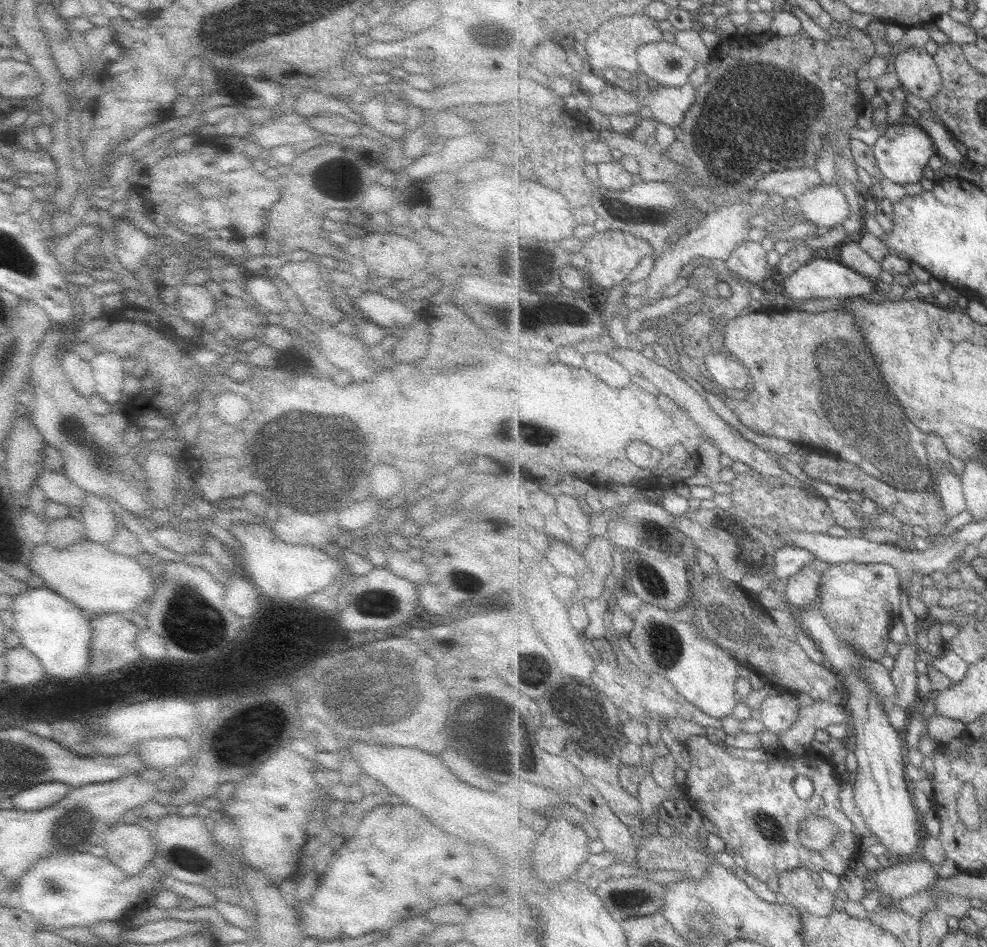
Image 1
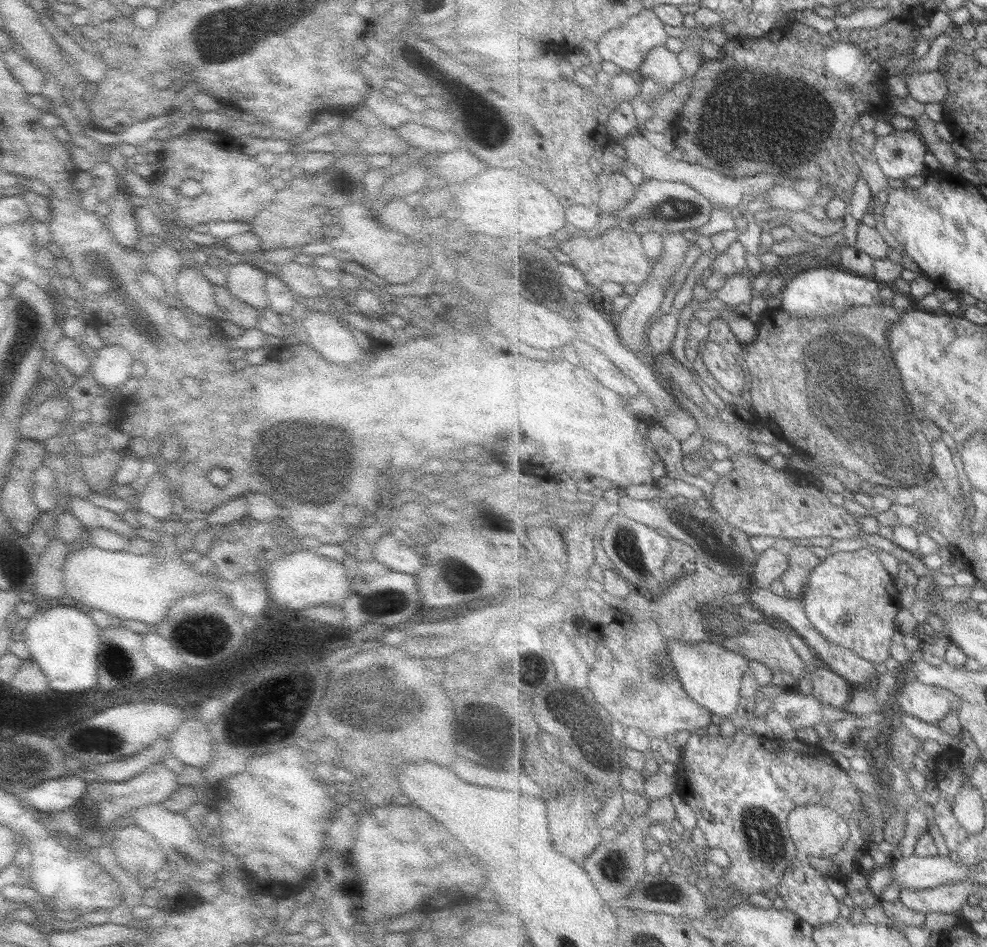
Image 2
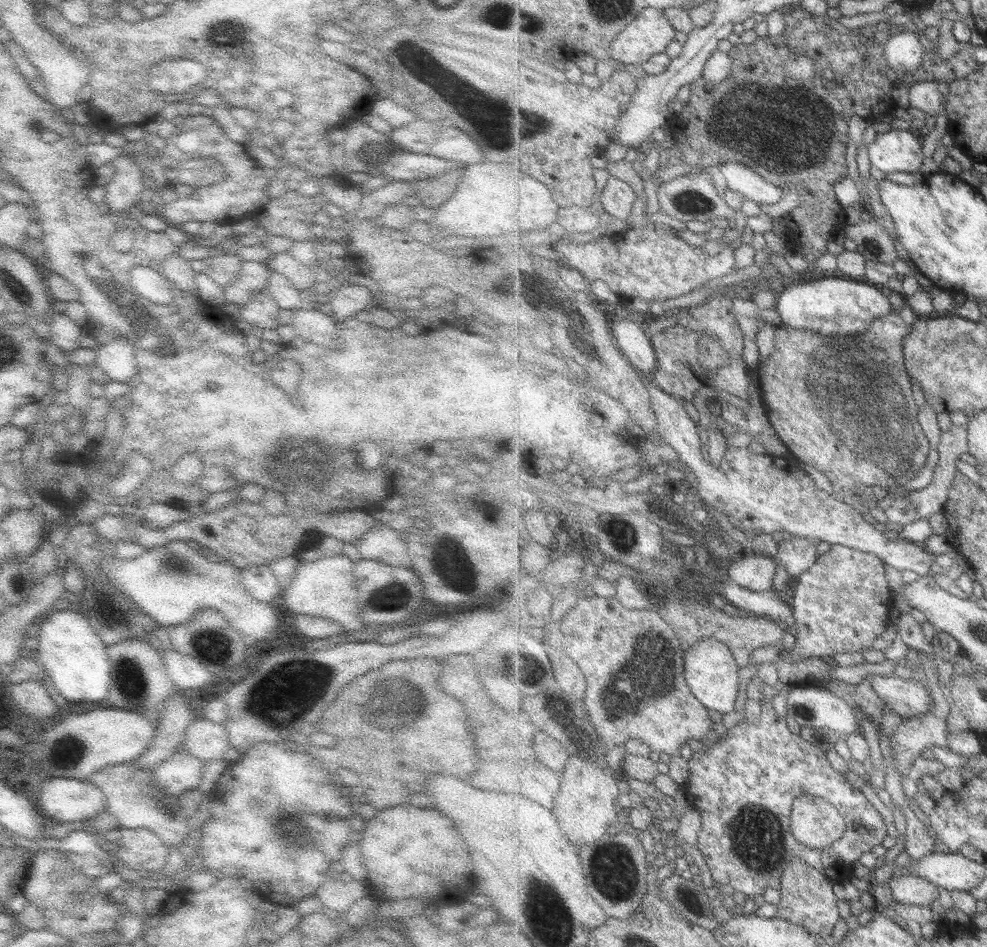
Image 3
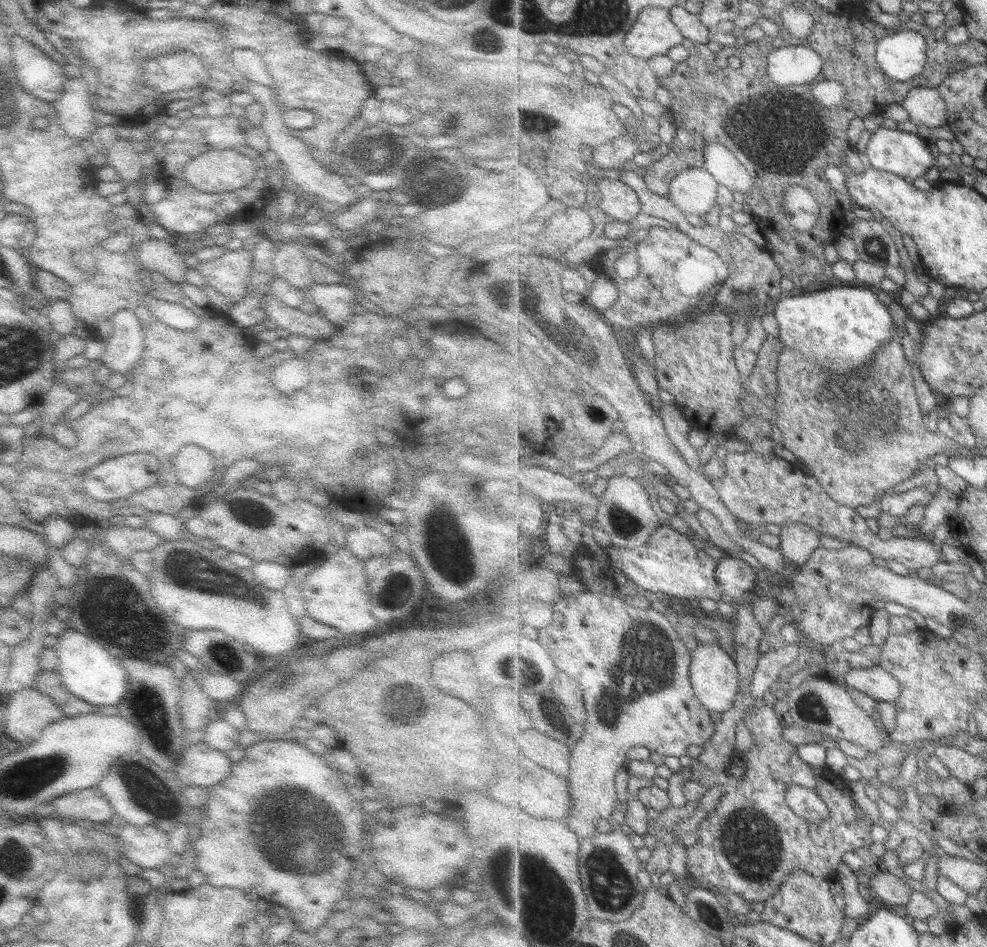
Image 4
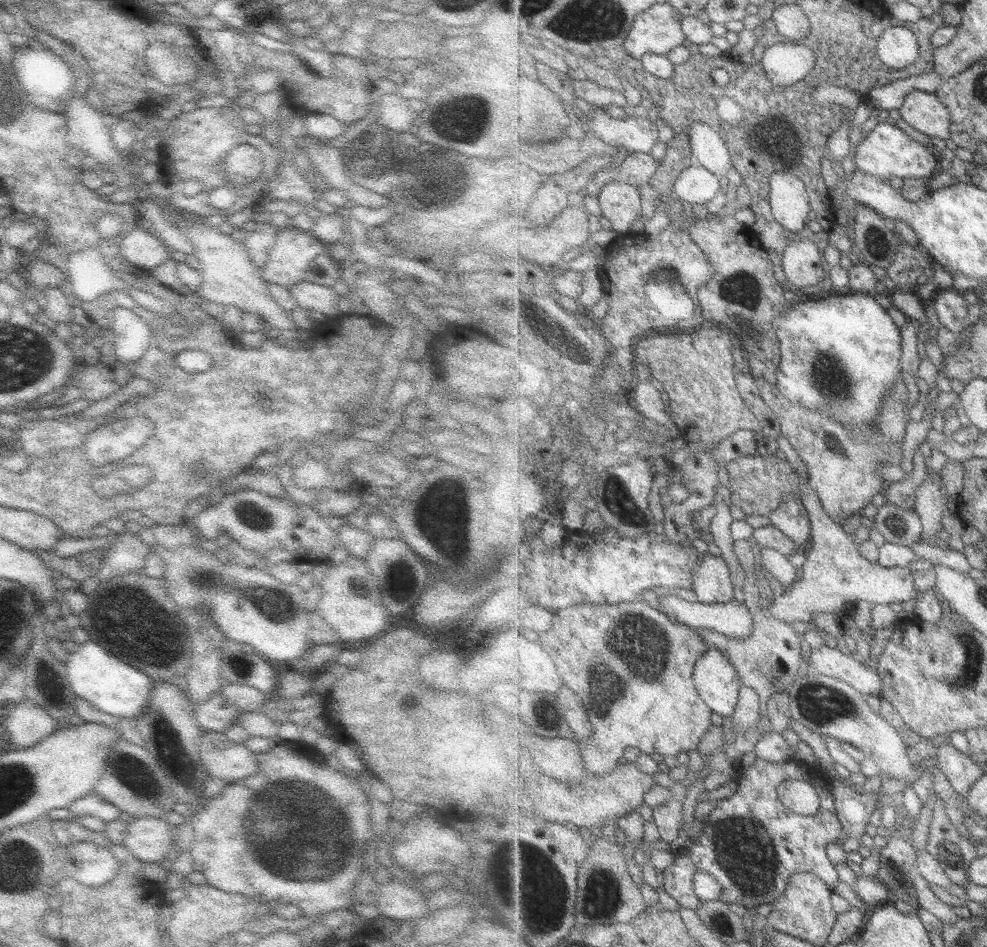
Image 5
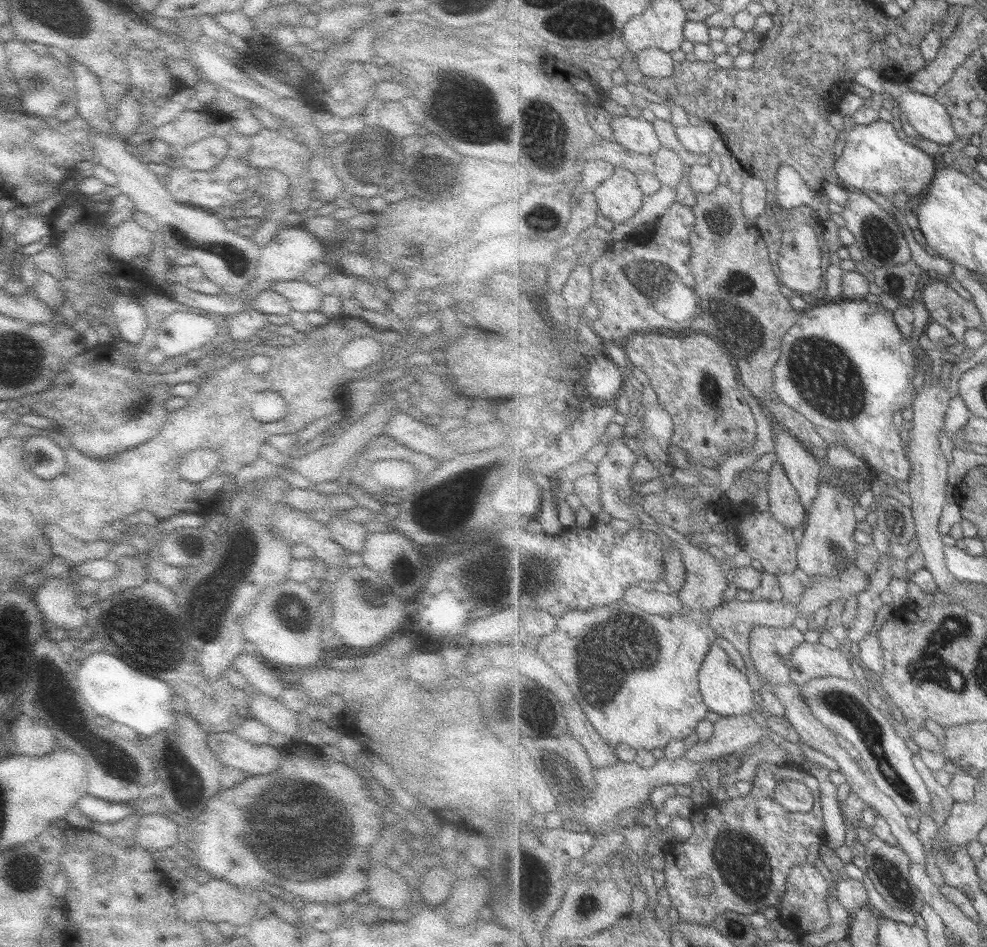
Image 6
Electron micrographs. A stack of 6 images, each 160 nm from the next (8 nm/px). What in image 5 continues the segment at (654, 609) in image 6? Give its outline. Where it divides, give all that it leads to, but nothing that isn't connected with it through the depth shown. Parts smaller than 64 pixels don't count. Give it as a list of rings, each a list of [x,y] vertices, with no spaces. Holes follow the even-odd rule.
[[[807,479],[802,480],[803,504],[808,510],[812,524],[812,538],[806,551],[806,561],[801,567],[801,576],[789,591],[781,591],[780,595],[767,607],[779,620],[798,626],[804,622],[814,622],[819,613],[841,615],[855,602],[866,600],[873,604],[910,604],[923,595],[917,591],[913,572],[909,567],[885,568],[879,563],[867,560],[861,553],[859,544],[855,544],[843,525],[832,519],[822,505],[820,496]],[[646,591],[640,600],[649,603],[653,608],[664,612],[669,617],[672,614],[675,616],[676,622],[688,625],[693,629],[712,630],[732,639],[746,639],[748,636],[751,636],[754,626],[752,614],[747,607],[742,606],[735,600],[728,603],[707,604],[699,600],[689,602],[688,599],[685,600],[675,594],[657,596],[653,591]]]

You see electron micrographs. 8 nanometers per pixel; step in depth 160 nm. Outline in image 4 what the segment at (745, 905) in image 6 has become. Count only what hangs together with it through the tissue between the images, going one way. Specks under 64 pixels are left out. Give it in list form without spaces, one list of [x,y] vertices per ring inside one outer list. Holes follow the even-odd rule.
[[[767,704],[758,708],[753,707],[749,717],[743,721],[754,737],[753,744],[744,751],[735,749],[725,772],[705,770],[705,765],[702,765],[698,758],[691,761],[689,768],[692,770],[692,776],[695,776],[696,783],[706,786],[707,789],[719,785],[723,791],[715,810],[710,812],[699,826],[699,841],[688,850],[689,875],[675,879],[686,894],[695,887],[707,888],[716,893],[717,886],[724,886],[749,903],[765,902],[780,891],[784,880],[795,870],[824,879],[838,876],[838,868],[844,863],[846,853],[854,853],[857,848],[867,850],[869,846],[873,846],[871,826],[874,824],[869,818],[863,820],[857,816],[857,802],[851,796],[849,783],[843,780],[840,774],[835,774],[828,766],[822,768],[807,764],[799,756],[798,746],[786,741],[783,734],[785,726],[781,724],[775,708]],[[792,785],[817,792],[829,808],[829,819],[821,823],[810,823],[793,813],[785,798],[785,793]]]

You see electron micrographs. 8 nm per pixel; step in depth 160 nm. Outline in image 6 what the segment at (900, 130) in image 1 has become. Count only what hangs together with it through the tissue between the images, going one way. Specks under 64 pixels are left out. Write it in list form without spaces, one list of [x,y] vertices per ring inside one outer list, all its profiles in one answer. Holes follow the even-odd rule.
[[[882,119],[873,124],[857,124],[848,133],[841,130],[845,146],[834,166],[839,176],[838,182],[846,188],[873,190],[888,200],[893,200],[899,192],[905,192],[913,207],[927,192],[927,188],[932,186],[938,170],[933,157],[925,154],[921,148],[901,140],[898,130],[896,122]]]

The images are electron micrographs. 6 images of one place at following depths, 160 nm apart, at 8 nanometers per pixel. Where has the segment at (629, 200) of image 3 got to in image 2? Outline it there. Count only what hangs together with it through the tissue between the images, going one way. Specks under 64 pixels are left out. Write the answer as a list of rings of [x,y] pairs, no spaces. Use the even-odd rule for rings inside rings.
[[[623,172],[599,174],[600,199],[599,208],[603,213],[610,213],[624,207],[633,197],[638,185],[631,182],[623,175]]]

